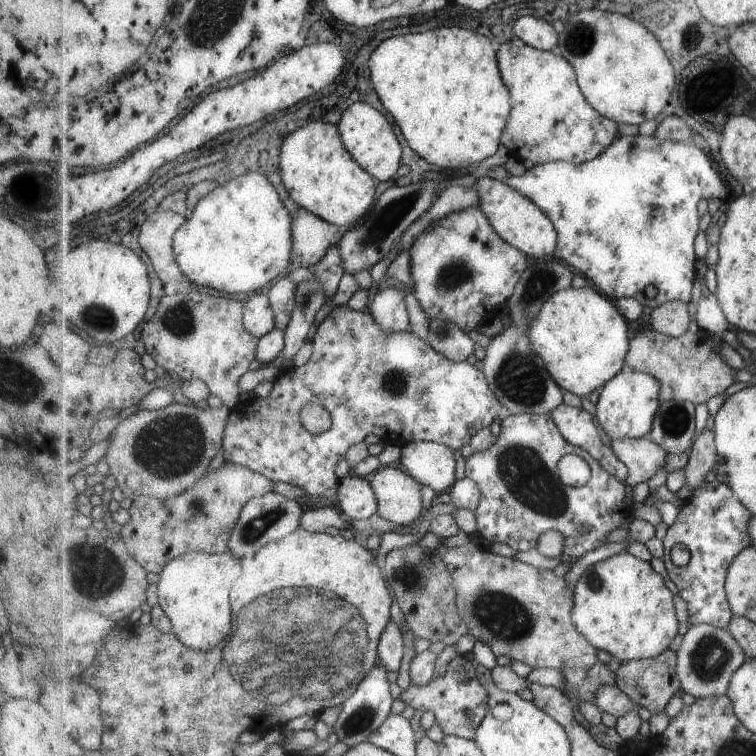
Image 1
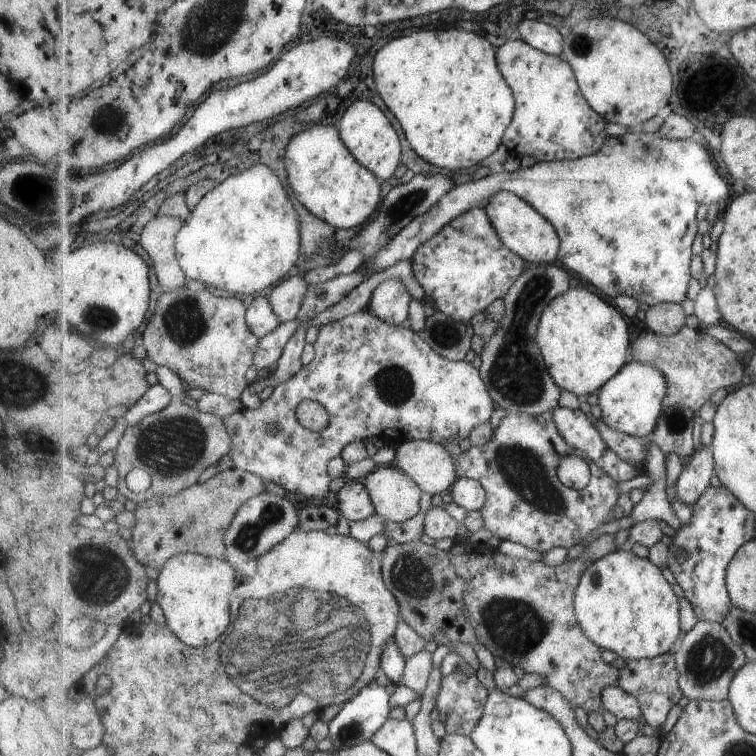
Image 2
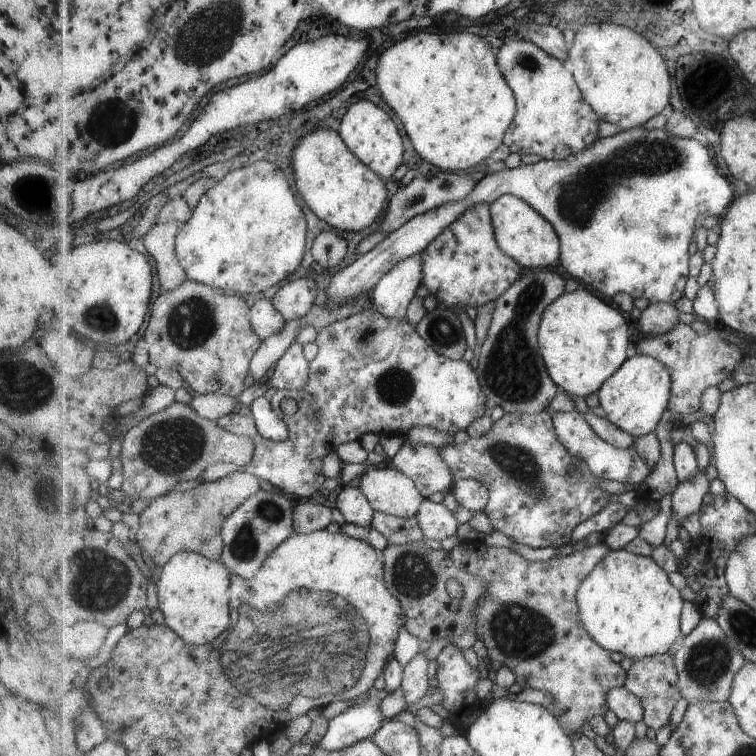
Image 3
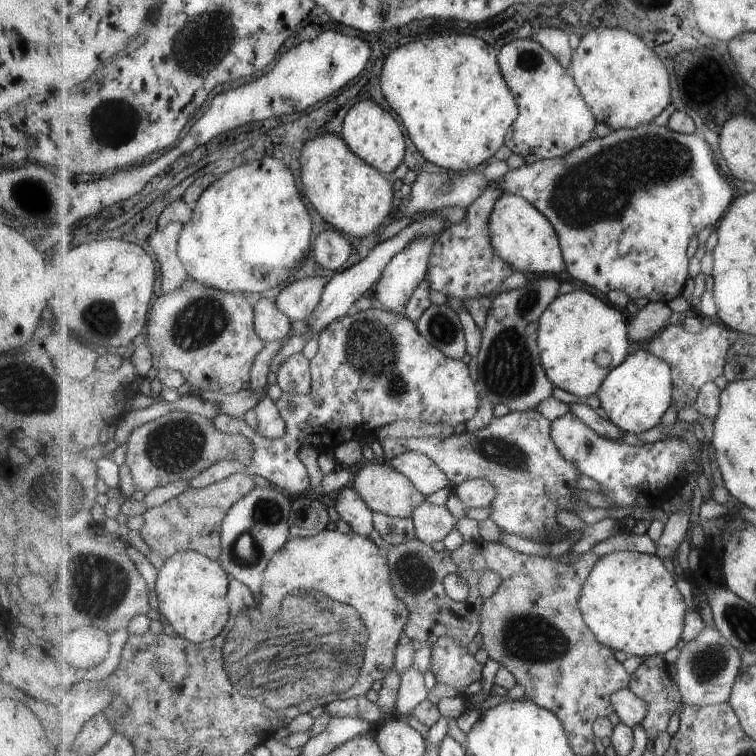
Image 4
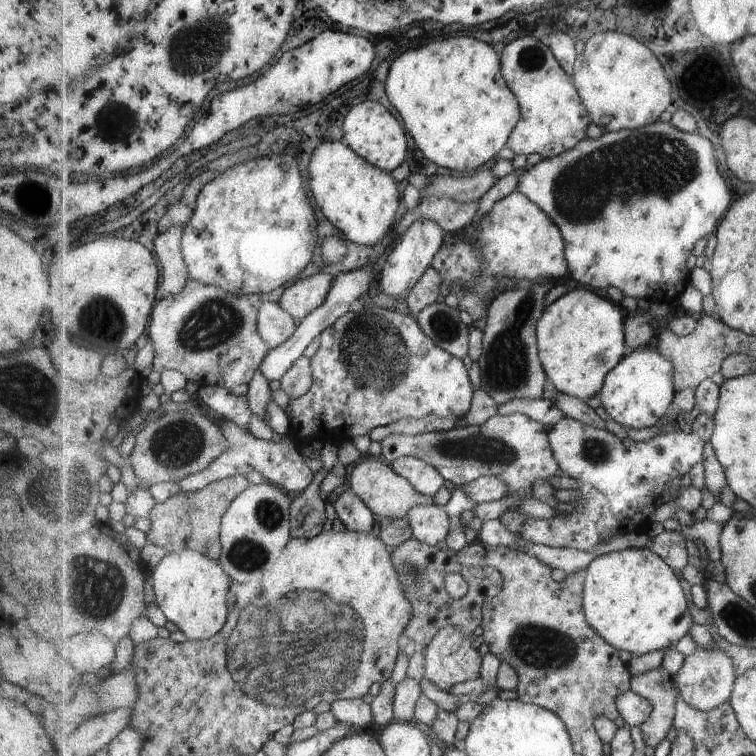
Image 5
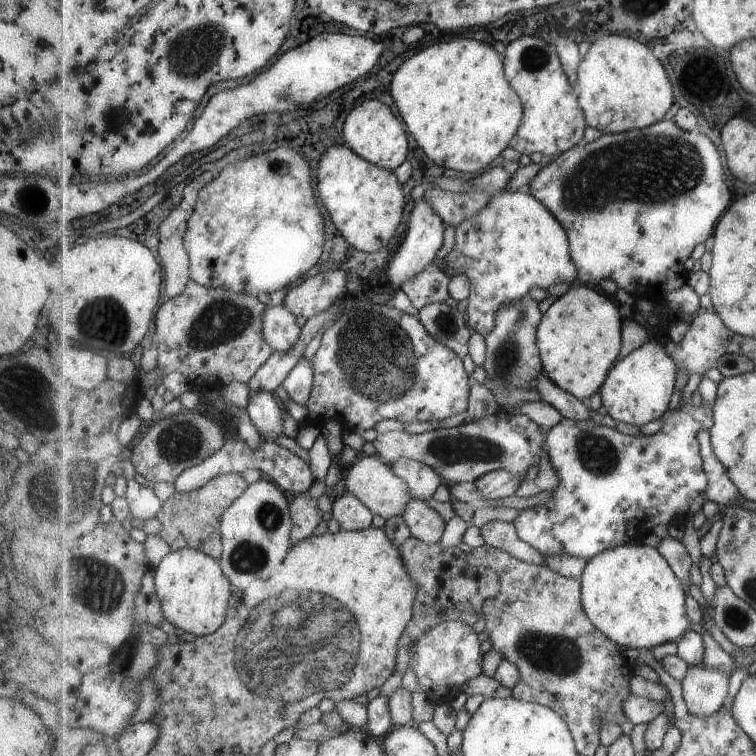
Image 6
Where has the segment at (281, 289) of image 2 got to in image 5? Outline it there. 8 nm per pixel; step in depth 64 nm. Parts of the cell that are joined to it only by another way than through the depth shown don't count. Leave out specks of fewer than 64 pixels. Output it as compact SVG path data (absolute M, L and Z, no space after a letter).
M323 273L298 280L284 290L278 303L302 321L326 301L335 281L336 277Z

